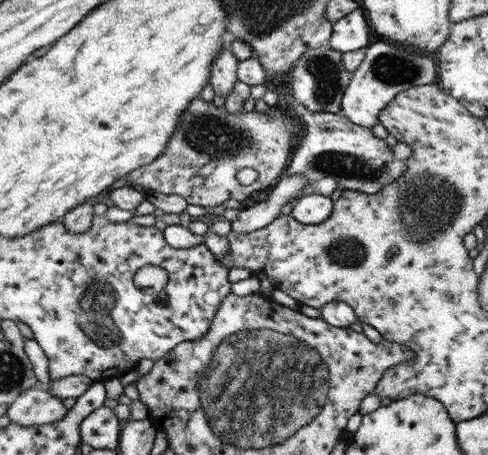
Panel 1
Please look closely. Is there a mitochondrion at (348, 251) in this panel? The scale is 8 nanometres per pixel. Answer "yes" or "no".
yes

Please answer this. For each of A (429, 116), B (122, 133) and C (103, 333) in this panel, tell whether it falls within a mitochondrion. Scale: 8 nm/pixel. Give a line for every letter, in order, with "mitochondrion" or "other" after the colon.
A: other
B: other
C: mitochondrion

